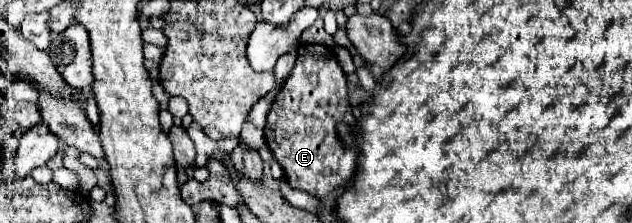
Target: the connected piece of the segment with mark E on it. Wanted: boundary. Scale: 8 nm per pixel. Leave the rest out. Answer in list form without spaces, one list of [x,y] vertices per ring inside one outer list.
[[[302,44],[298,48],[296,66],[282,84],[264,126],[266,144],[292,188],[304,190],[314,198],[326,198],[334,188],[344,186],[354,176],[358,148],[344,146],[336,132],[338,122],[354,122],[346,74],[328,46]]]

